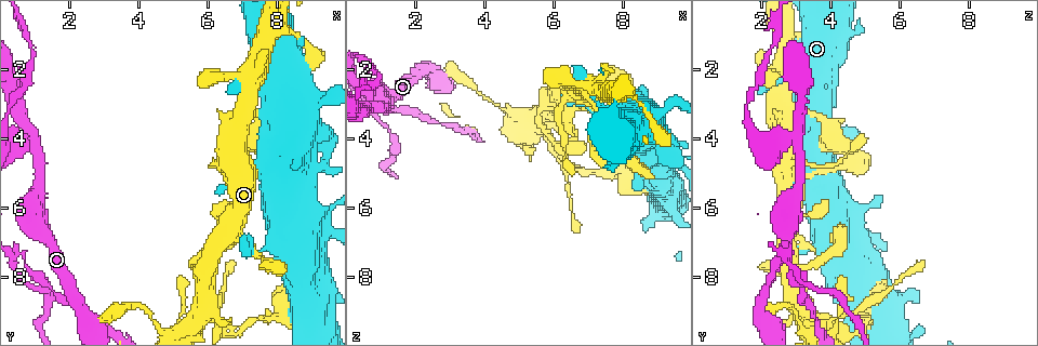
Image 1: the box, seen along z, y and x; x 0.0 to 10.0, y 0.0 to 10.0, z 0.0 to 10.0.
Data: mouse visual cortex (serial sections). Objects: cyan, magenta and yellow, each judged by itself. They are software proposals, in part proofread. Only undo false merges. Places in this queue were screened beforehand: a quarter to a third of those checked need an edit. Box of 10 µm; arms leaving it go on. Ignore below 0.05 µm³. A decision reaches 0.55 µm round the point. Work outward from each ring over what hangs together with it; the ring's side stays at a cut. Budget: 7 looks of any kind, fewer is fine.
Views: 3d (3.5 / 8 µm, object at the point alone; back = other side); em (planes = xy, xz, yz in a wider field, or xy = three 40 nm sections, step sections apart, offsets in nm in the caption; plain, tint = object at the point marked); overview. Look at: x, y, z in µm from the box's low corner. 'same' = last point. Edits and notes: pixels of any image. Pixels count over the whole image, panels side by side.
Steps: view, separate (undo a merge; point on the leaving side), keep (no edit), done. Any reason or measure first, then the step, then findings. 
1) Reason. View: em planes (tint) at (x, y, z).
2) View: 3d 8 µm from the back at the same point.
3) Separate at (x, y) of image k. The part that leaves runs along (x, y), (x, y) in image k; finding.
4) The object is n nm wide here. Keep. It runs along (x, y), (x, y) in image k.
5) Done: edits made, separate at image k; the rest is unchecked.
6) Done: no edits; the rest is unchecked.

Looks like a crossing. View: 3d 3.5 µm from the back at (5.95, 9.20, 3.60).

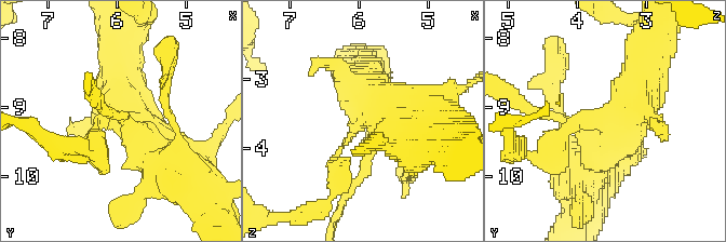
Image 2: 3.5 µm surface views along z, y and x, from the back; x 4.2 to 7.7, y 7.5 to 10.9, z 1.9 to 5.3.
Now the EM. View: em xy step 5 (tint) at (5.90, 9.20, 3.60).

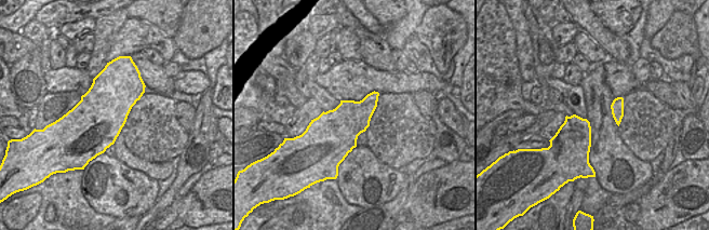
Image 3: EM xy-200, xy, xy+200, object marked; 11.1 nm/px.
Keep. It runs along (122, 67), (125, 117), (202, 153) in image 2; continuous, no second cell.

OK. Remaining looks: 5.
A narrow waist. View: 3d 3.5 µm at (8.30, 8.80, 5.05).

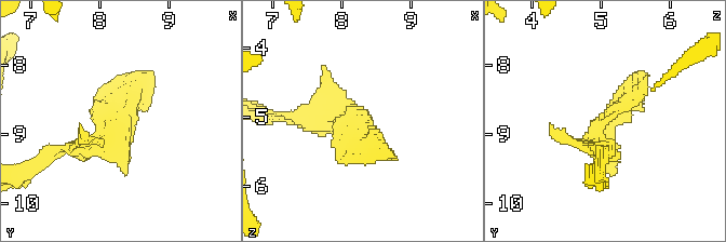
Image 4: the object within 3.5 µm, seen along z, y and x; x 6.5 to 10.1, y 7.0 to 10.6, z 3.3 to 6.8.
View: em xy step 1 (tint) at (8.35, 8.85, 5.00).

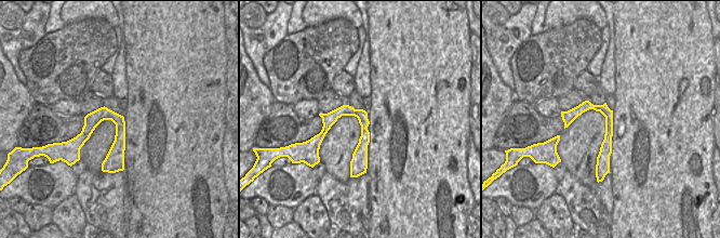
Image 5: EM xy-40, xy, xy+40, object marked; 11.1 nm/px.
Keep. It runs along (59, 148), (122, 121), (136, 88), (116, 81) in image 4; one cell here.

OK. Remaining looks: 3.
Abrupt turn. View: 3d 3.5 µm at (0.90, 3.95, 2.95).

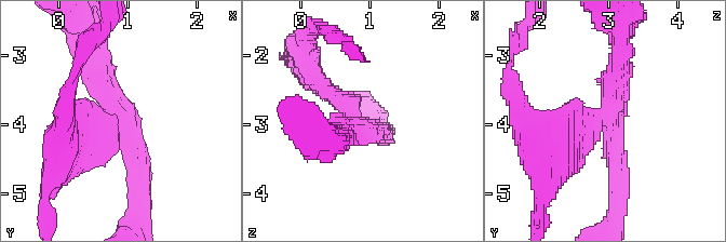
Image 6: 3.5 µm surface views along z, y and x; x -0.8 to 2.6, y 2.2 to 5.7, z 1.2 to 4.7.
Need the tissue. View: em xy step 3 (tint) at (0.90, 3.95, 3.00).

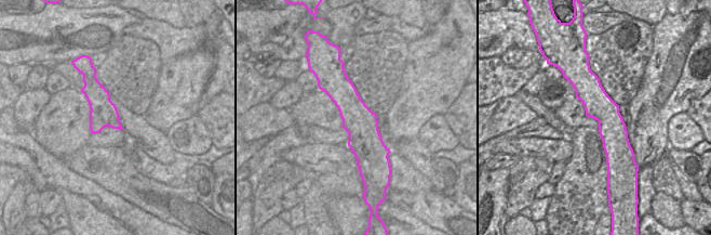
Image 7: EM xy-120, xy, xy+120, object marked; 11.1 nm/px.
The object is 360 nm wide here. Separate at (108, 149) of image 6. The part that leaves runs along (110, 121), (59, 134), (64, 115) in image 6; a second cell is stuck on.

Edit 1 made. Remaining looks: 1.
Done: edits made, separate at image 6; the rest is unchecked.

